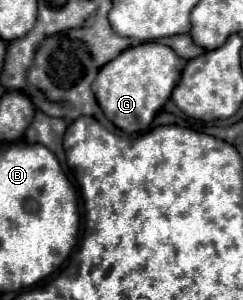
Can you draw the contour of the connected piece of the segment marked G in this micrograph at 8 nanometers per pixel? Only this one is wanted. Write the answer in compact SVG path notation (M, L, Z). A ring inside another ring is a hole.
M149 41L137 47L125 49L105 67L101 67L97 79L93 81L93 93L105 117L125 133L147 131L153 117L163 109L165 101L171 97L173 87L181 79L185 59L177 57L167 45Z

